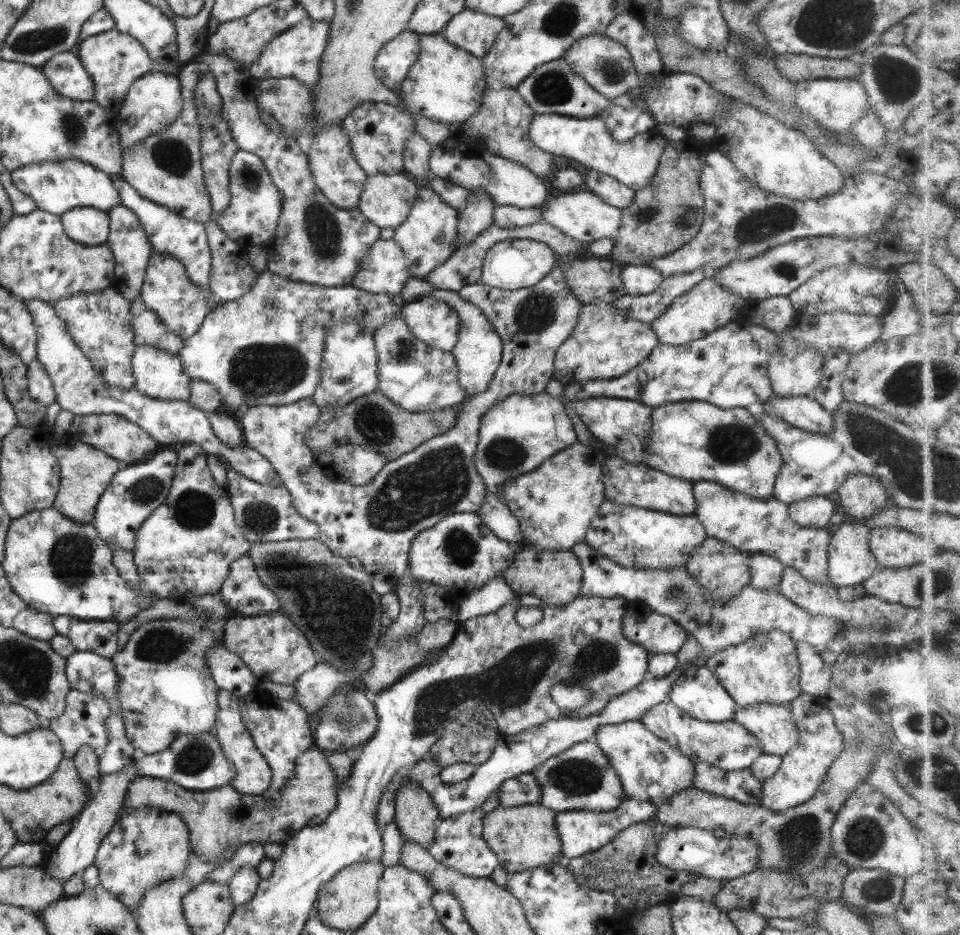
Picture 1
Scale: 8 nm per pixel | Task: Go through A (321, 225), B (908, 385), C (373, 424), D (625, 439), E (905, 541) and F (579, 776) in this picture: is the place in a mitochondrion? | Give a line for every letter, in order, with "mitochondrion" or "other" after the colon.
A: mitochondrion
B: mitochondrion
C: mitochondrion
D: mitochondrion
E: other
F: mitochondrion

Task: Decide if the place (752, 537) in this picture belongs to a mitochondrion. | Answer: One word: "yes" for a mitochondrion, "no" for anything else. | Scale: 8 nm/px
no

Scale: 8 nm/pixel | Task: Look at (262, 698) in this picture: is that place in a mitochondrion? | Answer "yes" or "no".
no

